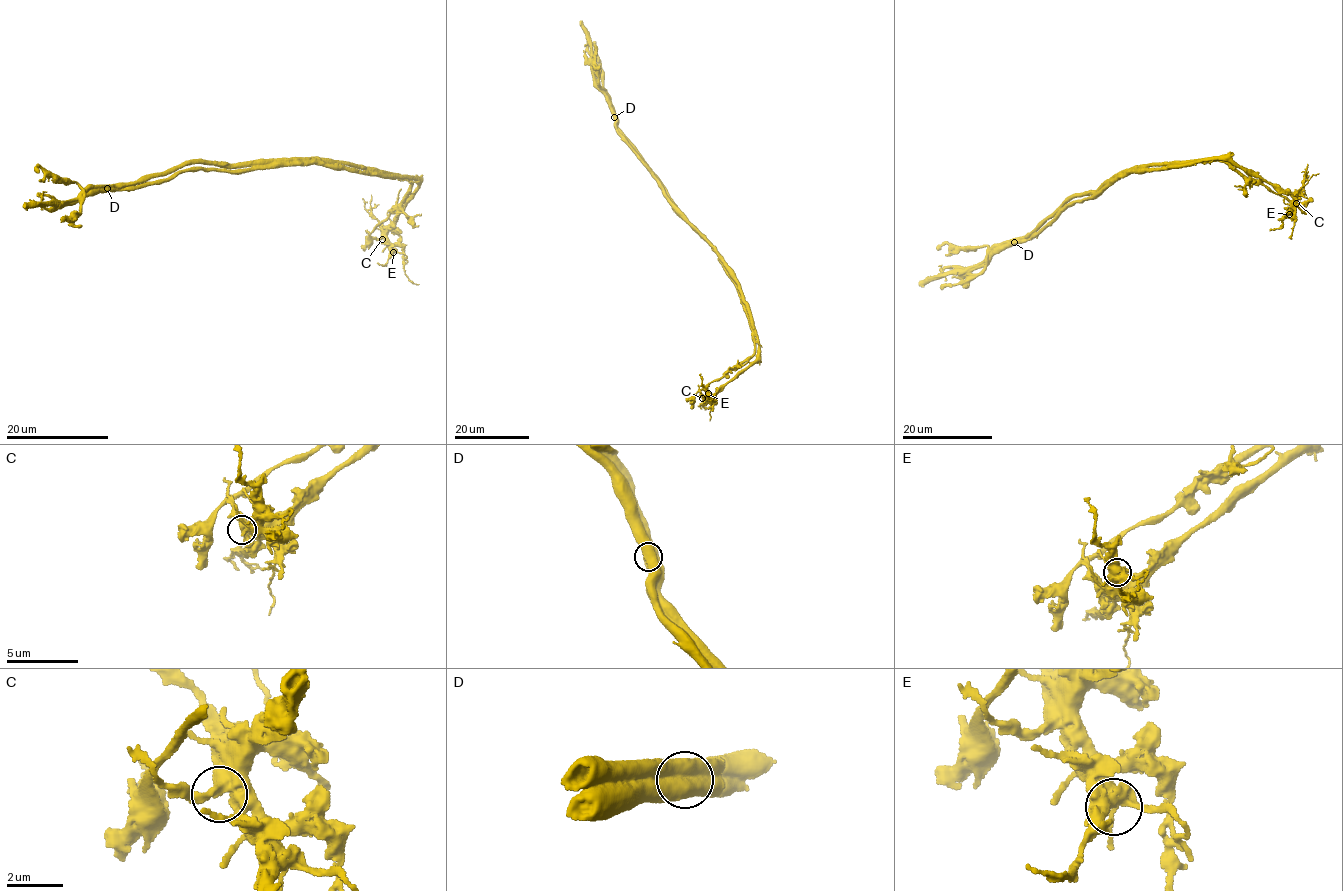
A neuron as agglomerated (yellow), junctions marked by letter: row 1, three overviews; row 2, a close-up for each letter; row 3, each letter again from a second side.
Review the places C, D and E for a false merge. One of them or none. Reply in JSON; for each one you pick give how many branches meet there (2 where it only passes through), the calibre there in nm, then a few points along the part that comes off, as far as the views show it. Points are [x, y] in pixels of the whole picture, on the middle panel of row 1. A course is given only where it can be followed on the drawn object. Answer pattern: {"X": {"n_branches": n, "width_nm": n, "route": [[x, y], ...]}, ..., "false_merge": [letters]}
{"D": {"n_branches": 2, "width_nm": 800, "route": [[614, 117], [617, 134], [664, 197], [722, 260], [750, 314], [756, 360], [706, 397], [714, 397]]}, "false_merge": ["D"]}

